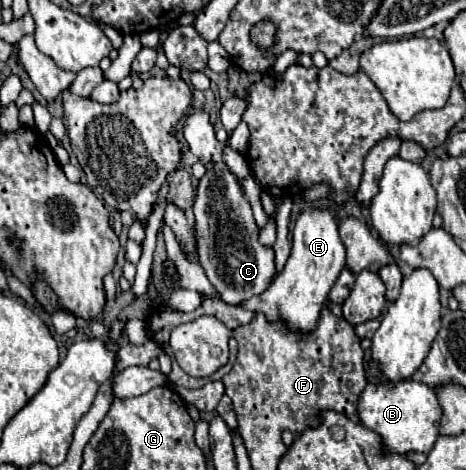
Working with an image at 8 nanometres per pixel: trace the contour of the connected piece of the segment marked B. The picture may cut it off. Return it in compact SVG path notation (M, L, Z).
M411 378L395 386L387 386L385 382L371 382L359 398L359 418L363 426L367 426L383 438L383 444L389 452L427 454L439 436L441 404L433 388Z

